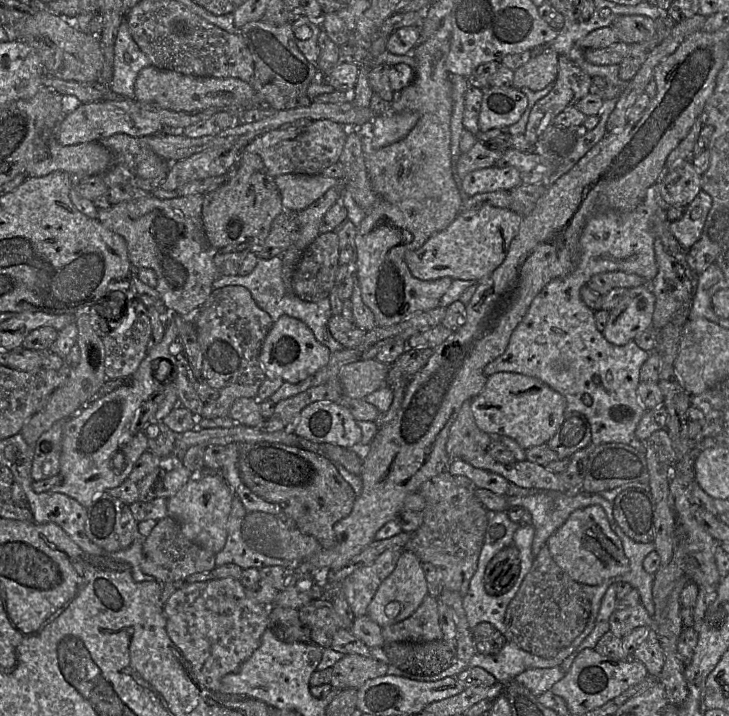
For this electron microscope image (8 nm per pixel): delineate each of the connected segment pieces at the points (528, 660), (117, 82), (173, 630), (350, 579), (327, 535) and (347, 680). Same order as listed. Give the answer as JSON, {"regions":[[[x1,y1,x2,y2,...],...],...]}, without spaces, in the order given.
{"regions":[[[580,634,572,644,562,649,553,658,543,658,527,652,513,642,507,641,502,649,494,655,476,653,470,660,469,666,477,666,491,673,498,682,509,683,521,672,533,668,551,668,560,666,562,662,587,637]],[[127,22,120,25,115,40,113,77,110,88,127,99,135,99,135,83,139,72,152,63,134,41]],[[234,578,190,583,176,590,164,605,166,631,197,683,219,692,222,678,236,672,260,646,270,607,249,598]],[[402,547,387,549,371,565,357,569,343,581,343,592,355,617,367,615,368,606,379,586,395,570,403,551,404,548]],[[271,442,239,443,238,471,244,485,263,500,276,504,296,522,297,529,313,536,323,548,336,544,334,526,348,517,357,496,329,459,303,449]],[[347,654,332,667,333,689,359,689,368,680,387,675,388,665,358,654]]]}

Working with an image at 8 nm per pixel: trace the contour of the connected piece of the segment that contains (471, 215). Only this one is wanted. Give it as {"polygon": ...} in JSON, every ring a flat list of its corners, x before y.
{"polygon":[[488,204,462,209,446,229,432,235,419,249,407,251,405,262,412,275,421,280,450,277,478,283,503,263,512,240,519,232,522,219,523,216,510,208]]}

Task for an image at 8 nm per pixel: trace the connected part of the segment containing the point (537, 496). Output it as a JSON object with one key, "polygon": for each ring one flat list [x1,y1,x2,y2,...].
{"polygon":[[582,490,577,493,565,493,565,492,548,492,538,491,529,496,507,496,507,504,509,507,519,506,527,509,532,517,532,526,535,530,534,539,532,543,532,555,537,556,540,549,546,545,549,537,560,528,564,522,568,519,570,514,581,508,586,508,591,505,599,505,606,513,607,519,613,531,617,534,615,528,615,517,613,514,612,503,600,496,597,493,585,493]]}

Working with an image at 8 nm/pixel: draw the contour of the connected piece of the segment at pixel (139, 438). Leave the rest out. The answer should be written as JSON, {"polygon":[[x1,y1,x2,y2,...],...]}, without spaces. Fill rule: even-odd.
{"polygon":[[170,317,165,324,163,339,148,349,138,370,128,377,126,384,86,404,77,414,66,419,58,483,50,489,51,492,66,494,88,508,96,495,118,487,128,479,137,460,149,451,144,426,163,421,179,404,174,356,170,351,176,340,180,340,179,332],[162,361,170,363,171,372,165,381,160,382,155,373]]}

